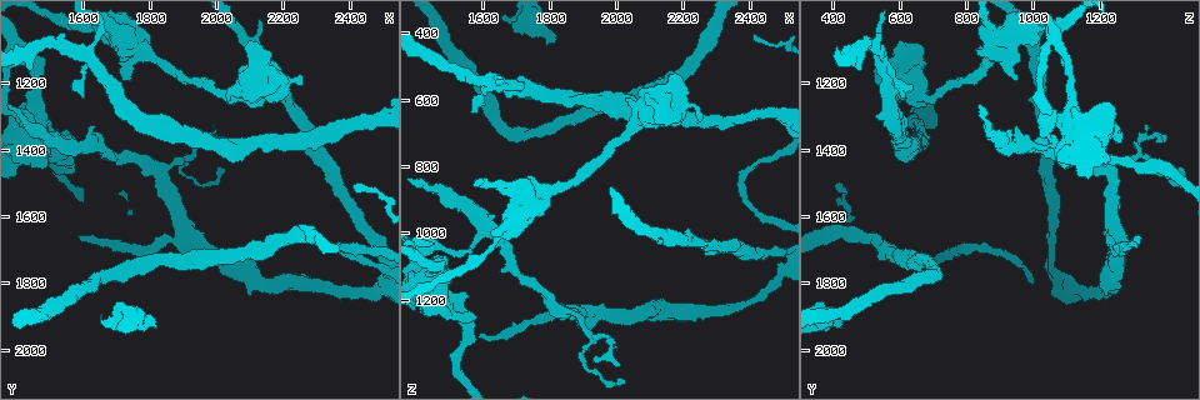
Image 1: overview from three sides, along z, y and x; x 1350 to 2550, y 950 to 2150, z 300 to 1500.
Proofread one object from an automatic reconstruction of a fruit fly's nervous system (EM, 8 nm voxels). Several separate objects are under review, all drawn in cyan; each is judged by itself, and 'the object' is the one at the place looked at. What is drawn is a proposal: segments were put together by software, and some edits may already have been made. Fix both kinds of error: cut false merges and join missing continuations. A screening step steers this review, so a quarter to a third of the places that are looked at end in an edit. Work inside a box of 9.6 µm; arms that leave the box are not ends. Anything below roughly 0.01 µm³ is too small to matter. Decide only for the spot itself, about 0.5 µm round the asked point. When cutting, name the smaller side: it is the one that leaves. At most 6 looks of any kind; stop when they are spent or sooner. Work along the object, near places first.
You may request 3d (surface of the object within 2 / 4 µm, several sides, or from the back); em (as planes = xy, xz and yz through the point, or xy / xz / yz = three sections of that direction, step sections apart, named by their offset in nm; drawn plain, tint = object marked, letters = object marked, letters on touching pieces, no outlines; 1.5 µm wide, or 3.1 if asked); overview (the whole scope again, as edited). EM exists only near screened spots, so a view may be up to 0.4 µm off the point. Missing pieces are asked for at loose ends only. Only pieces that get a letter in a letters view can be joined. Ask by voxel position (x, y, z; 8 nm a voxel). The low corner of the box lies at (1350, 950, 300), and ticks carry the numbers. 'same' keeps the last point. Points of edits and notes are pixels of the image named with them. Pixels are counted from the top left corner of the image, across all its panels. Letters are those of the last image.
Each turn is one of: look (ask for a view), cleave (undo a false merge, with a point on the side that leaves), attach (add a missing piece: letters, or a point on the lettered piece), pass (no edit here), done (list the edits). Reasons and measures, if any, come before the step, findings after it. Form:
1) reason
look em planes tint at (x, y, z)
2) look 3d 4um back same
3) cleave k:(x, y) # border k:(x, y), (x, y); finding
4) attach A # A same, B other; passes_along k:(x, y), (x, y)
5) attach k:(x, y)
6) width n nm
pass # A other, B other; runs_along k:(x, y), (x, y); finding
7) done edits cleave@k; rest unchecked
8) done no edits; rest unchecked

free end
look em planes tint at (1590, 1650, 1310)

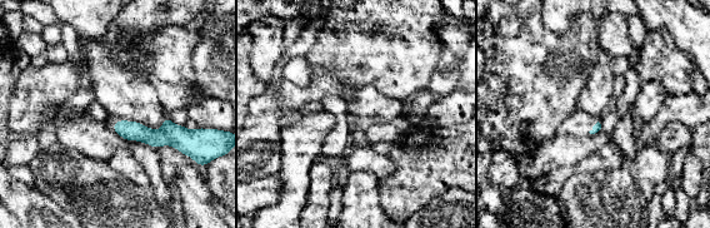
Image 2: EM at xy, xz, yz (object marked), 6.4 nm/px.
look em planes letters same

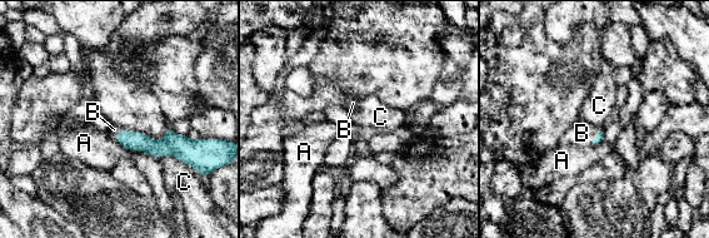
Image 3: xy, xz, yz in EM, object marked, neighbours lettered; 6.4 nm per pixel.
attach B # A other, B same, C other; passes_along 3:(133, 140), (121, 130), (114, 129); the neuron continues

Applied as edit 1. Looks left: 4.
look overview

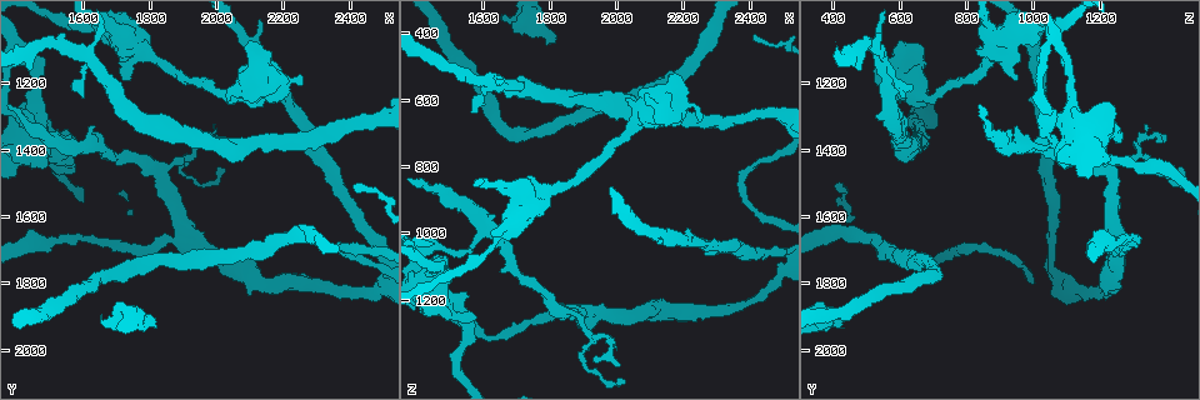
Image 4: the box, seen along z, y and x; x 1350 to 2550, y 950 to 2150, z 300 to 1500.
thin end
look 3d 4um at (1560, 1220, 640)

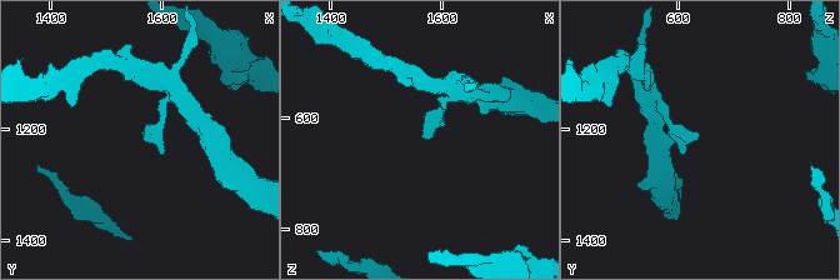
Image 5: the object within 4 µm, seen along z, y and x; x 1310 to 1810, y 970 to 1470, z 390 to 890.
look em planes tint at (1565, 1210, 640)

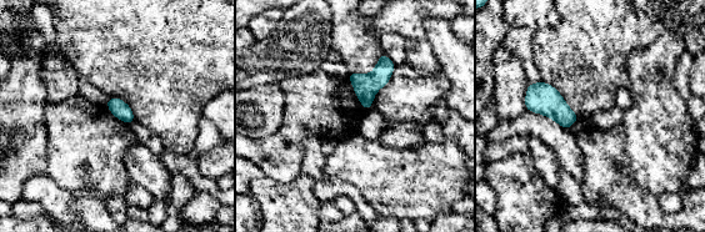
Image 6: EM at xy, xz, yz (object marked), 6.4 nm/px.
see the neighbours
look em planes letters same

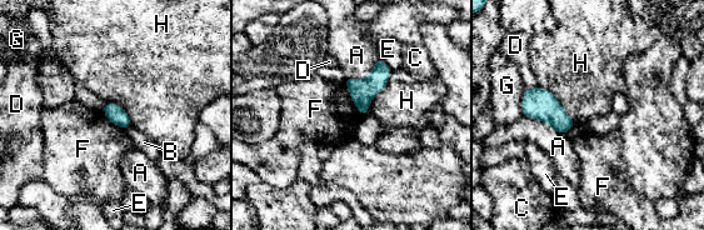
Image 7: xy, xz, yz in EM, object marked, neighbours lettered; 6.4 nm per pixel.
pass # A other, B other, C other, D other, E other, F other, G other, H other; border 7:(344, 83), (352, 101), (363, 115); none of them fits

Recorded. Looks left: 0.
done edits attach@3; rest unchecked

